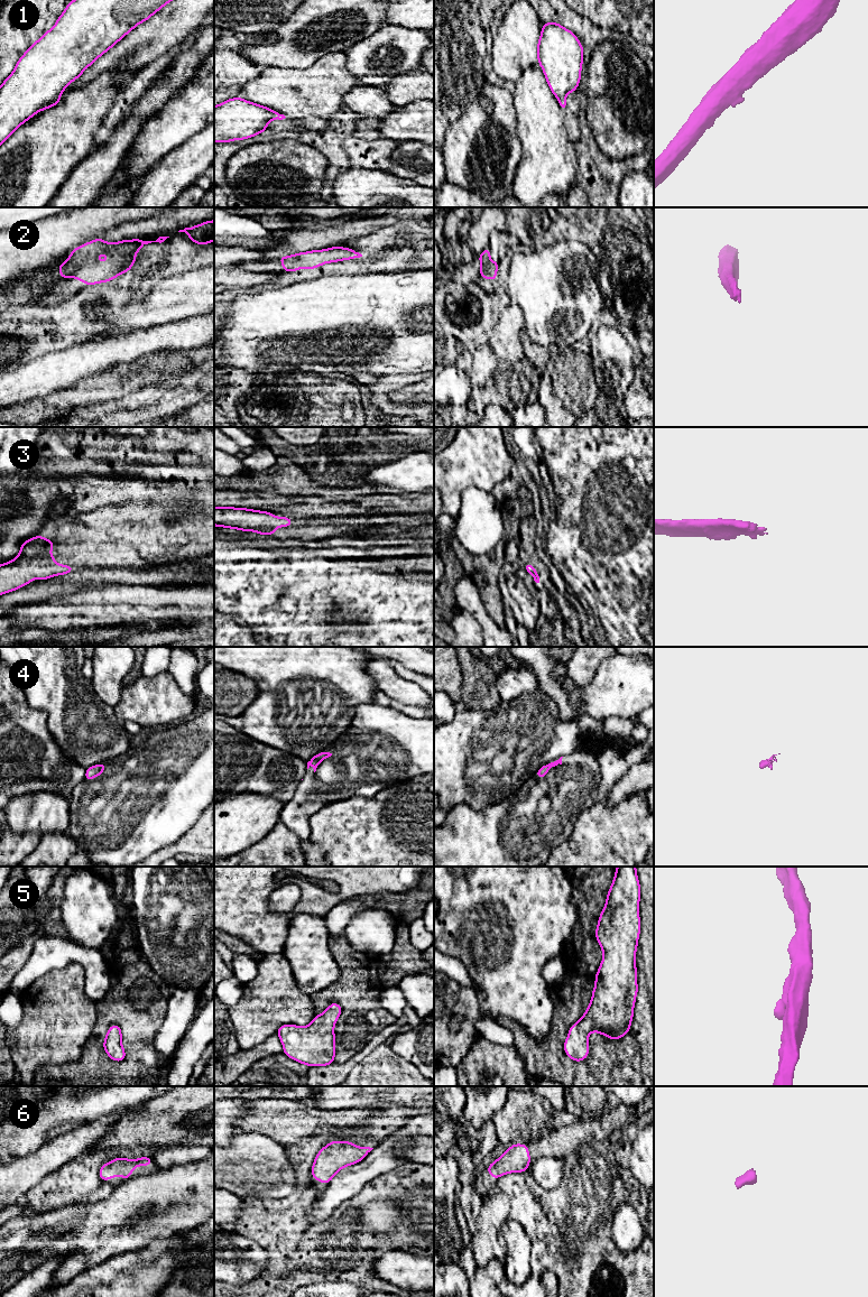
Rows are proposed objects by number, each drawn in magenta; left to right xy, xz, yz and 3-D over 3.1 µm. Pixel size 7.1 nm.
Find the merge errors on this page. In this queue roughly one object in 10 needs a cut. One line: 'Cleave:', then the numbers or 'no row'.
Cleave: no row

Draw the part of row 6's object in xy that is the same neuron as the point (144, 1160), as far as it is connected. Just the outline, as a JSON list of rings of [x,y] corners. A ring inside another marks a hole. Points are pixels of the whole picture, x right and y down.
[[[117,1157],[116,1159],[104,1164],[99,1170],[99,1177],[105,1182],[116,1176],[122,1176],[123,1180],[129,1179],[131,1173],[138,1166],[149,1166],[154,1164],[150,1157],[141,1157],[139,1159],[126,1159]]]

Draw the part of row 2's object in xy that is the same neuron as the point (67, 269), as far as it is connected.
[[[159,237],[156,241],[141,239],[122,240],[109,243],[100,238],[75,248],[70,257],[57,266],[63,279],[73,277],[85,286],[108,282],[127,272],[136,262],[138,250],[151,242],[164,242],[169,237]],[[94,254],[108,254],[109,261],[101,261]]]

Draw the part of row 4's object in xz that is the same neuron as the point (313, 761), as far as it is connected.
[[[322,751],[314,756],[308,762],[307,762],[307,769],[312,766],[314,769],[314,772],[316,771],[317,765],[323,761],[324,759],[331,757],[332,753]]]

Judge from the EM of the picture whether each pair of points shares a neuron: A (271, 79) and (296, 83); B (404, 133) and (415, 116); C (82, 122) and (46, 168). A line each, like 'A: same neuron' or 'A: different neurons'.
A: same neuron
B: same neuron
C: same neuron

